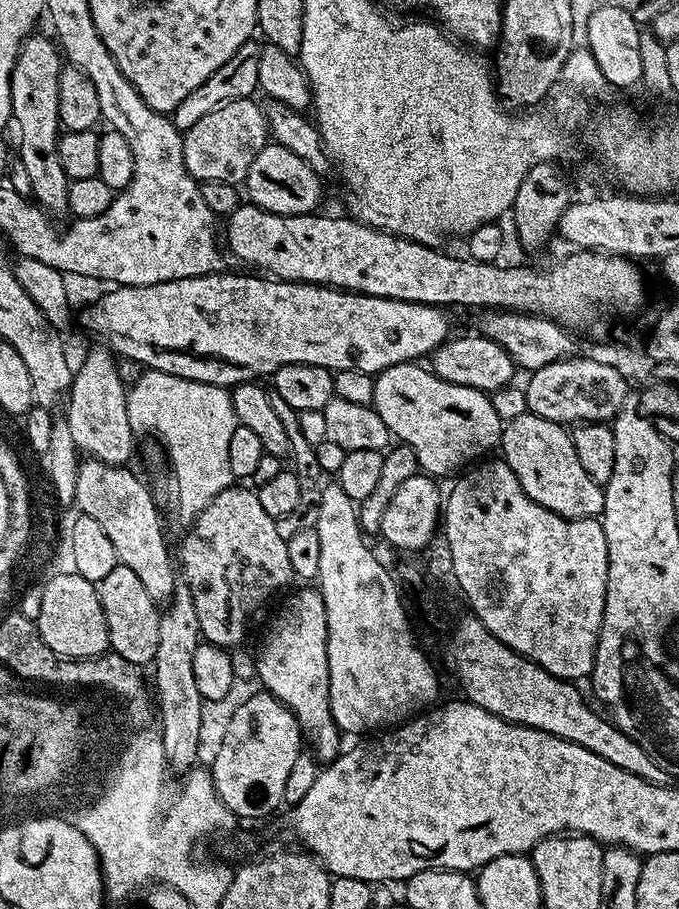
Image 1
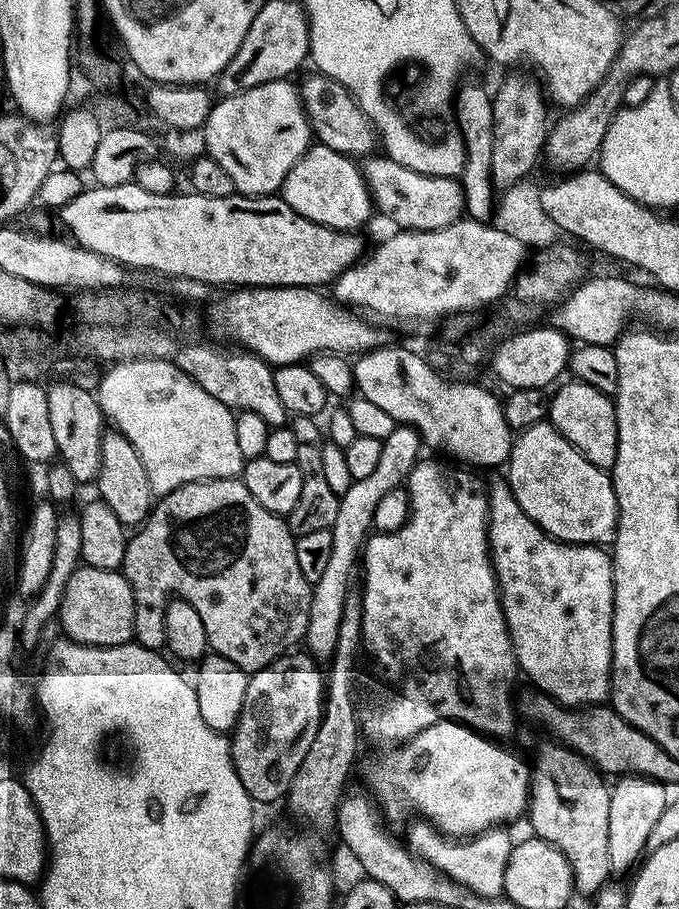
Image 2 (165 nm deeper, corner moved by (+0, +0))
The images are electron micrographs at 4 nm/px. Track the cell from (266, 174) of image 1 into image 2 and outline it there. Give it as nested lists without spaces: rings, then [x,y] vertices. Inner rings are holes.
[[[313,143],[311,148],[294,162],[294,166],[284,178],[279,195],[302,218],[310,218],[310,222],[318,222],[322,226],[330,226],[334,230],[356,232],[374,216],[372,195],[360,172],[357,161],[351,156],[344,156],[338,150],[330,150],[330,146]]]

